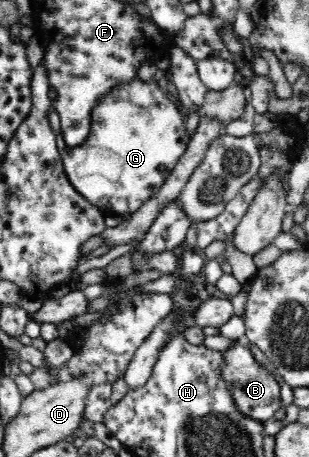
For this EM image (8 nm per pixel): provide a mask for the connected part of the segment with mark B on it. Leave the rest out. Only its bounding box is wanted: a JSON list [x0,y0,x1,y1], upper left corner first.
[222,340,282,422]

